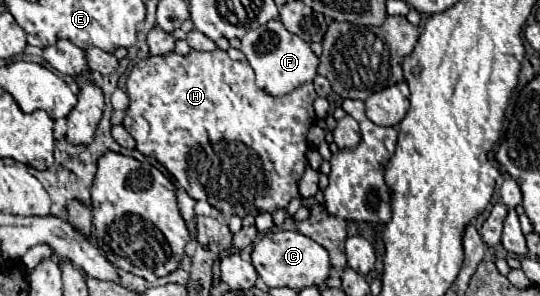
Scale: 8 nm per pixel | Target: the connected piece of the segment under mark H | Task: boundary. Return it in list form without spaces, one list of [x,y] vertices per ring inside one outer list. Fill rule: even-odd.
[[[191,50],[187,56],[181,54],[165,54],[165,56],[149,56],[145,60],[141,60],[129,74],[127,78],[127,94],[129,94],[129,108],[125,112],[125,120],[123,126],[125,130],[137,140],[137,150],[145,156],[153,156],[155,160],[159,160],[179,182],[179,186],[193,198],[193,200],[207,200],[211,206],[215,206],[223,216],[247,216],[247,214],[261,214],[261,212],[269,212],[273,214],[275,210],[287,208],[287,204],[293,198],[301,198],[299,194],[299,180],[307,168],[307,158],[305,152],[309,150],[307,144],[307,130],[315,120],[315,110],[313,110],[313,102],[317,98],[317,92],[313,88],[313,84],[303,84],[299,88],[295,88],[293,92],[285,94],[285,96],[271,96],[267,92],[263,92],[261,88],[257,88],[255,84],[255,74],[253,68],[249,66],[249,62],[233,62],[225,50],[213,50],[213,52],[199,52],[199,50]]]

